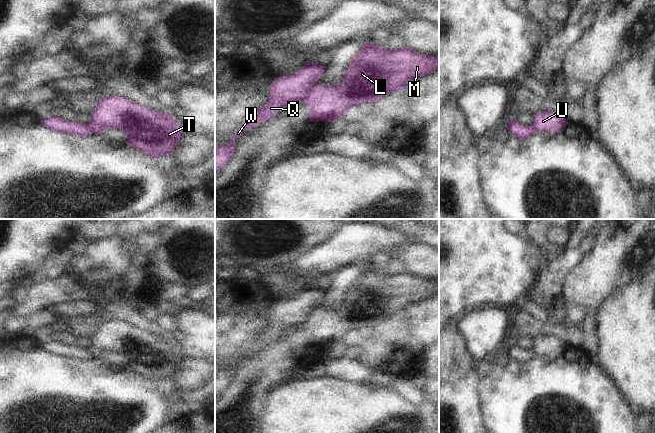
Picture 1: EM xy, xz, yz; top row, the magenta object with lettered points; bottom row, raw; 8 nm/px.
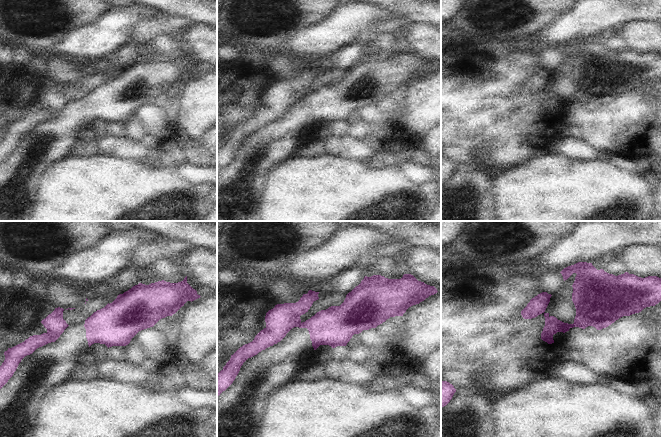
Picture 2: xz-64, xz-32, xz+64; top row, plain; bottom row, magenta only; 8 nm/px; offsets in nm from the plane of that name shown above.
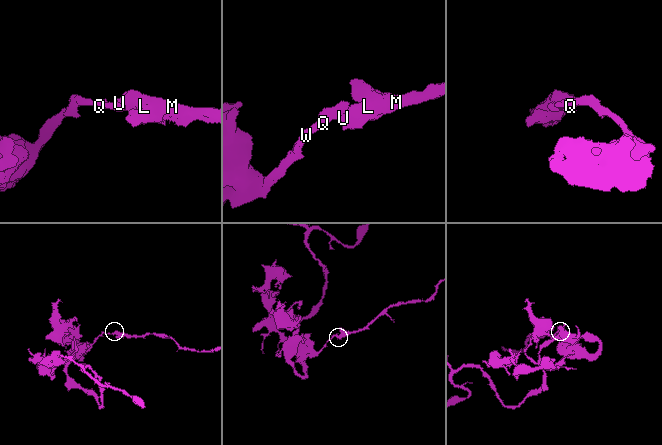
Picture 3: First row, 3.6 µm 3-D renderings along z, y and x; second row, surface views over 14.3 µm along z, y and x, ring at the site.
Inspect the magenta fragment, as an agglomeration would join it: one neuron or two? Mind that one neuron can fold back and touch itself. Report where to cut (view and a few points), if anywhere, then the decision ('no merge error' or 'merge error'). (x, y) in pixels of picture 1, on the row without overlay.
cut in xz along (314, 309), (305, 319), (296, 324); merge error

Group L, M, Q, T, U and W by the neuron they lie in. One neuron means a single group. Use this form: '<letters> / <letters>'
L M T U / Q W

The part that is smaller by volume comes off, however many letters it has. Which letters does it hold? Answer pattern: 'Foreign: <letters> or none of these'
Foreign: L, M, T, U

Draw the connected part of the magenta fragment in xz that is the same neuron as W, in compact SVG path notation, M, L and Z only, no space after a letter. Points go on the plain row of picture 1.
M309 287L294 299L276 302L269 309L268 326L261 331L255 343L247 350L237 354L228 368L219 369L215 374L215 399L231 383L234 377L235 365L243 354L274 342L284 329L306 320L314 308L324 299L325 293L326 290Z

